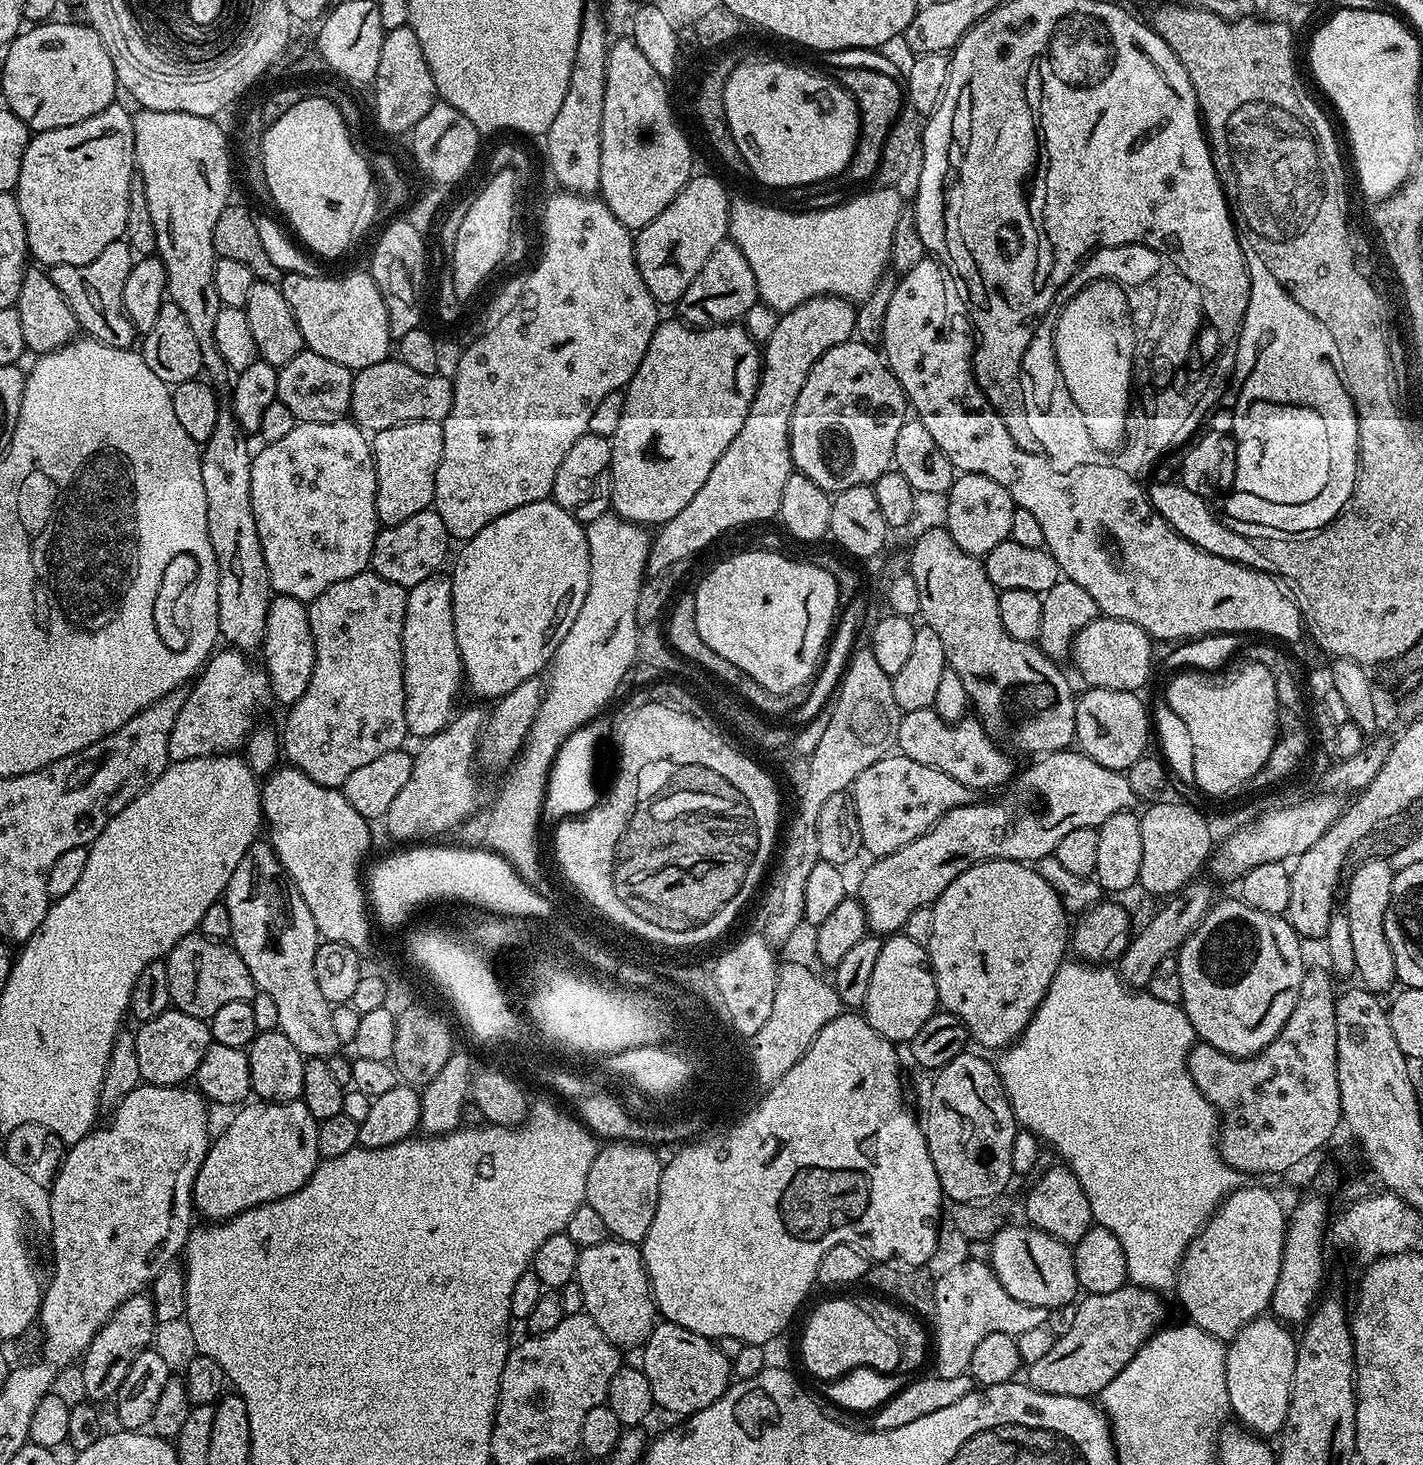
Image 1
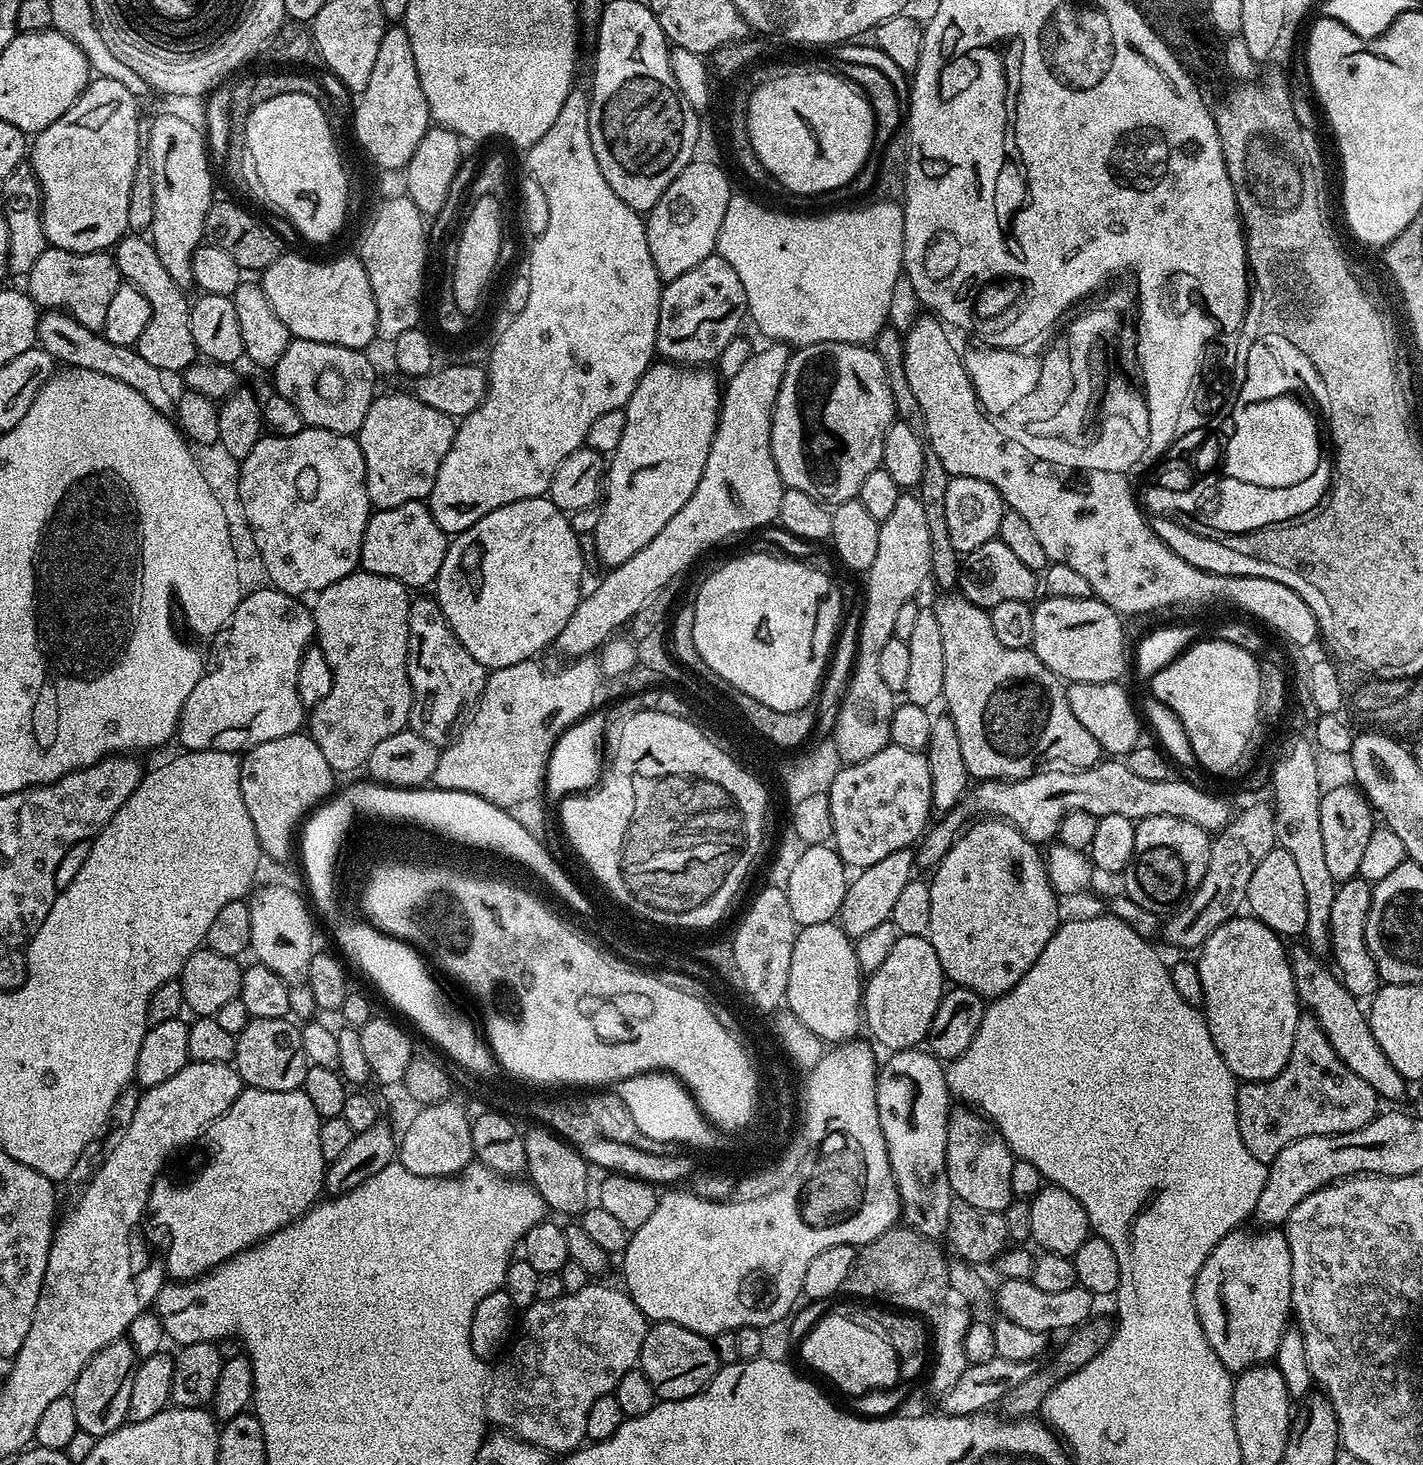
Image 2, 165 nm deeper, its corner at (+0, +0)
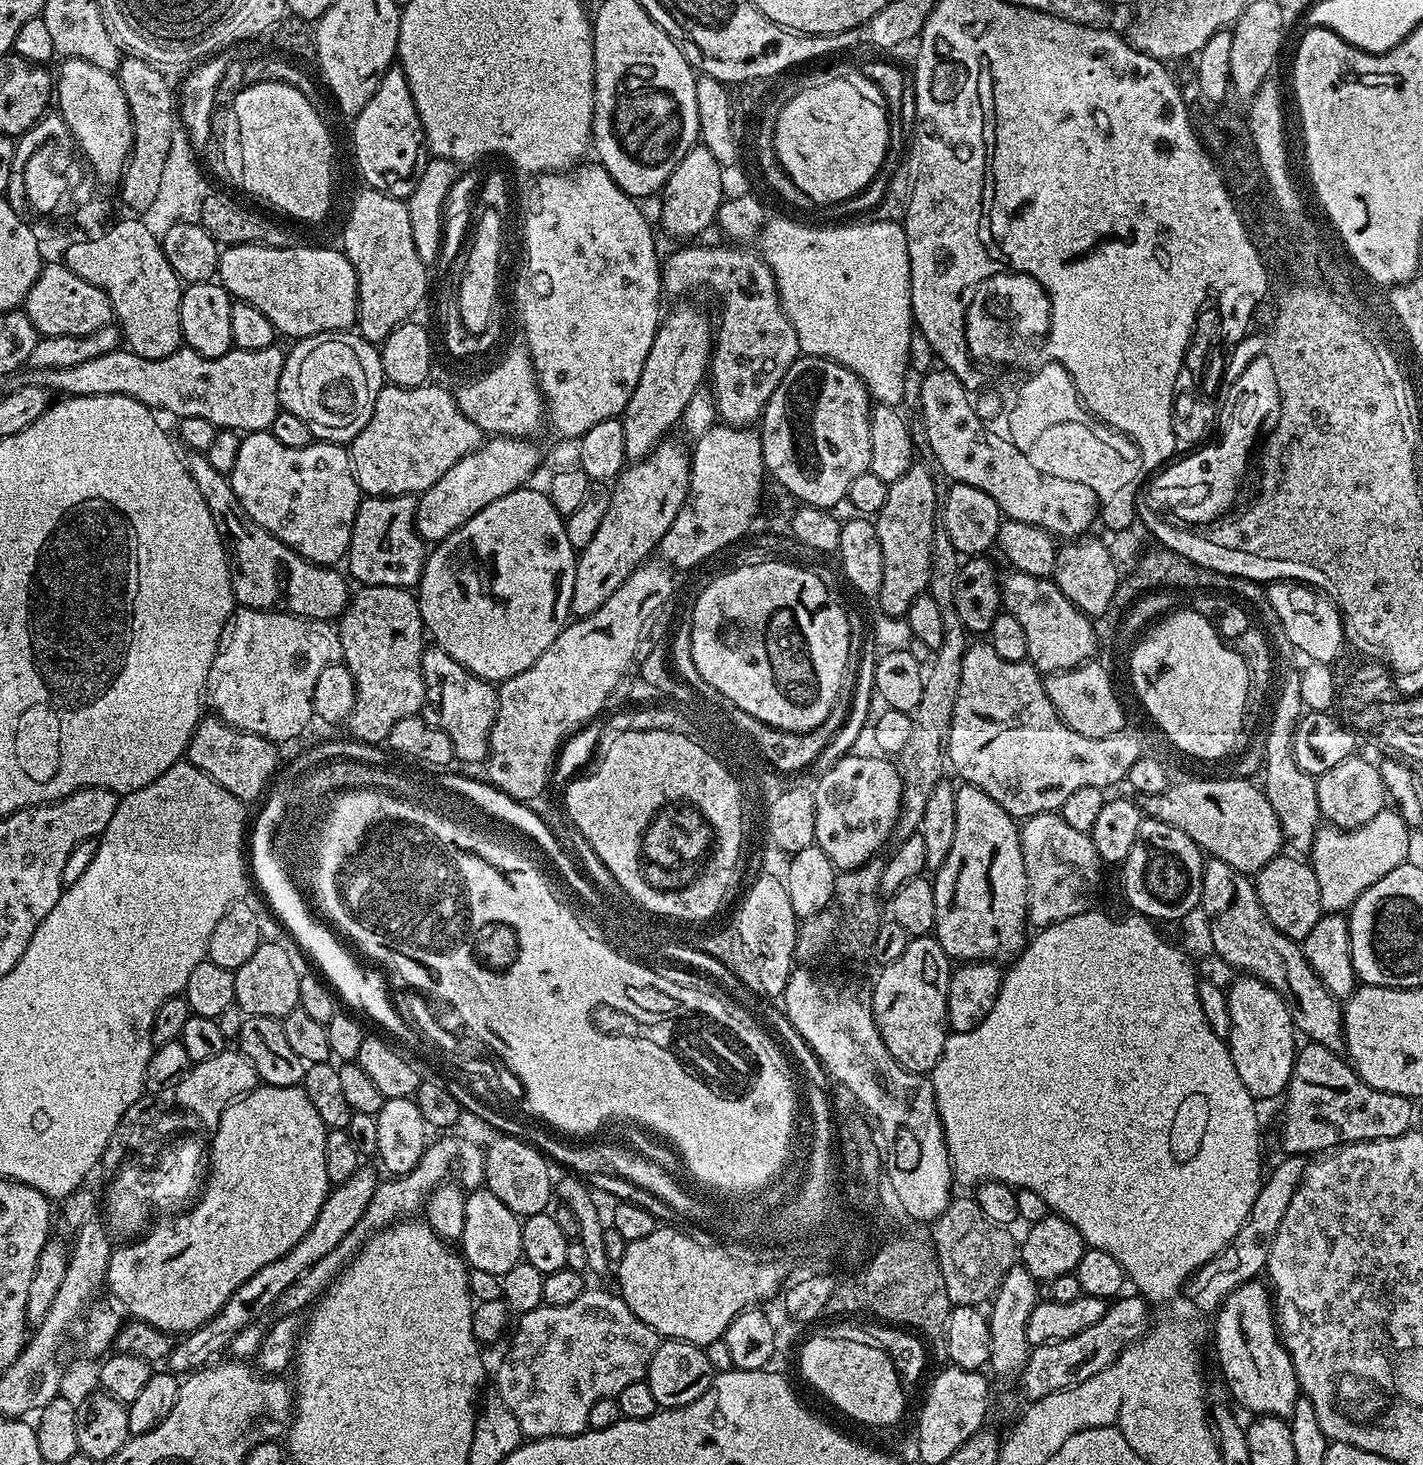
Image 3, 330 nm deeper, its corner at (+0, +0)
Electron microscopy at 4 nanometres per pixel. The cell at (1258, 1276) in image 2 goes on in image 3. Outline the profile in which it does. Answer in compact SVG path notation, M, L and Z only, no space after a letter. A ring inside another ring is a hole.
M1259 1279L1238 1286L1214 1313L1216 1319L1216 1360L1224 1380L1228 1383L1228 1392L1245 1408L1256 1416L1291 1417L1296 1401L1301 1399L1300 1384L1296 1380L1296 1371L1292 1365L1290 1354L1281 1341L1276 1322L1274 1296L1267 1283L1260 1284Z

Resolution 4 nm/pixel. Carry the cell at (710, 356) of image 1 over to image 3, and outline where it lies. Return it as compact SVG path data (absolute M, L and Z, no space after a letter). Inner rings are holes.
M665 438L644 460L629 463L616 477L608 497L606 518L598 526L598 534L577 555L572 595L573 617L594 614L626 582L635 568L657 551L660 539L670 530L670 522L688 497L688 479L692 469L690 448L683 439Z

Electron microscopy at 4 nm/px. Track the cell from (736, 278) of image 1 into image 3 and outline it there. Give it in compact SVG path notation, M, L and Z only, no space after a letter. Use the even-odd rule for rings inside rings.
M680 304L669 316L667 313L661 319L654 334L654 342L650 346L650 354L646 354L646 366L642 366L642 378L638 378L638 386L634 386L634 394L630 402L626 402L622 413L622 430L626 430L626 454L629 461L644 460L656 449L657 444L671 433L668 431L681 423L686 404L709 375L713 343L713 321L711 324L707 314L692 304Z

